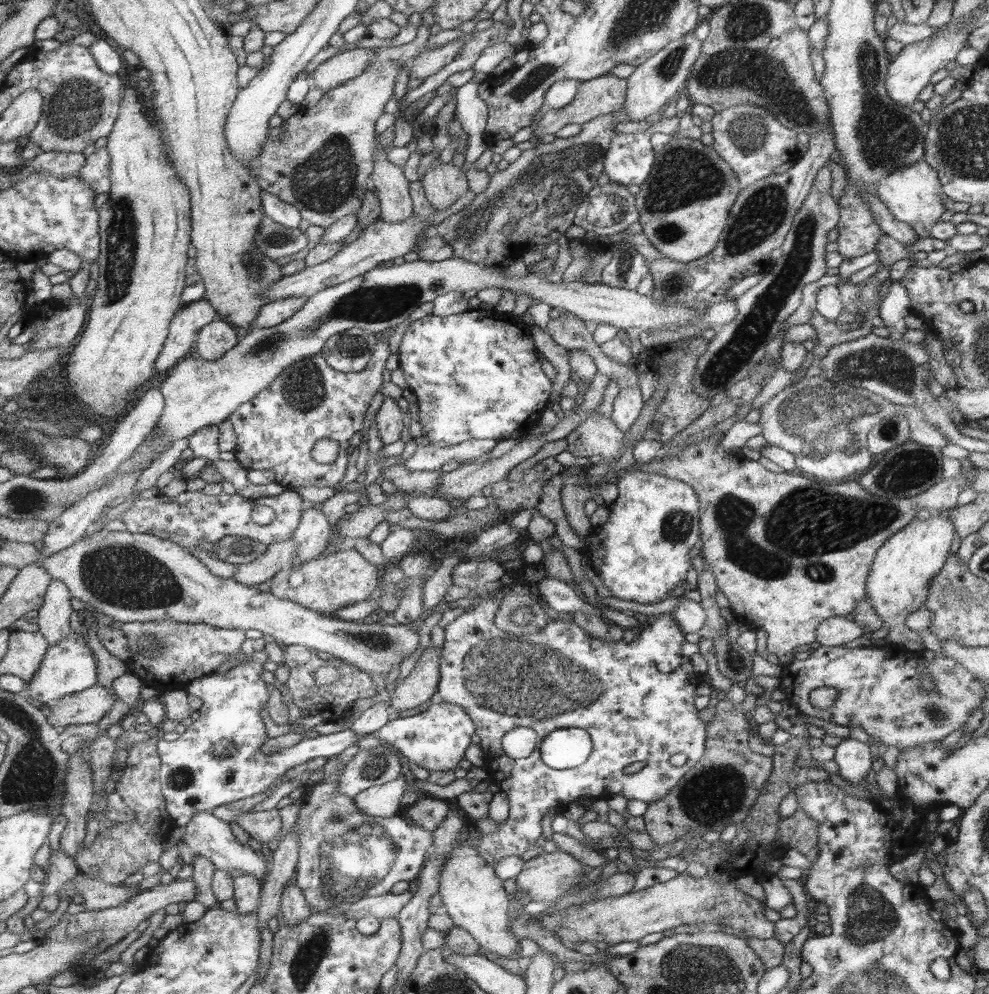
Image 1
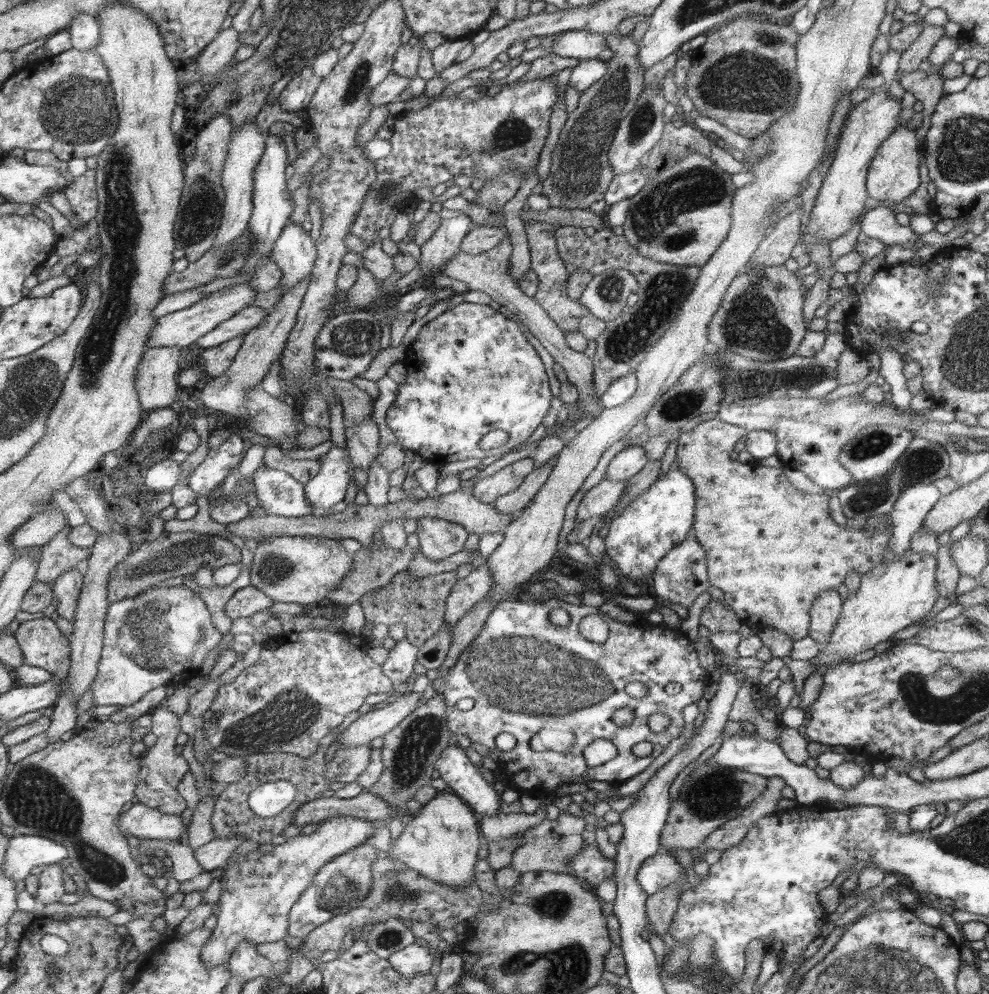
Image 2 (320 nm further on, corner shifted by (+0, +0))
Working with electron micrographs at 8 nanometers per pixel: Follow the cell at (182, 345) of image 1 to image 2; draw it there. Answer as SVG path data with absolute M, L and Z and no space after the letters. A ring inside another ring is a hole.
M177 347L152 348L144 354L136 384L146 414L159 408L174 408L180 400L176 384L178 358Z

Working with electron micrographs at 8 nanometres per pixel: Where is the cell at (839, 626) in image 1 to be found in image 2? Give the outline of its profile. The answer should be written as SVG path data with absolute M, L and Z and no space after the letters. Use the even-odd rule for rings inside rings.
M826 590L813 602L811 613L810 634L812 640L826 643L831 637L831 630L837 624L843 607L843 600L837 590Z

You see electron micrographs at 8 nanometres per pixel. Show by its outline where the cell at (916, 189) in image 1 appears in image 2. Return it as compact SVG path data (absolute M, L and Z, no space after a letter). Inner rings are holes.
M900 125L892 131L880 144L876 156L871 160L867 177L866 190L870 196L870 201L892 200L902 202L916 188L920 186L920 166L919 151L922 149L922 142L919 141L919 133Z

